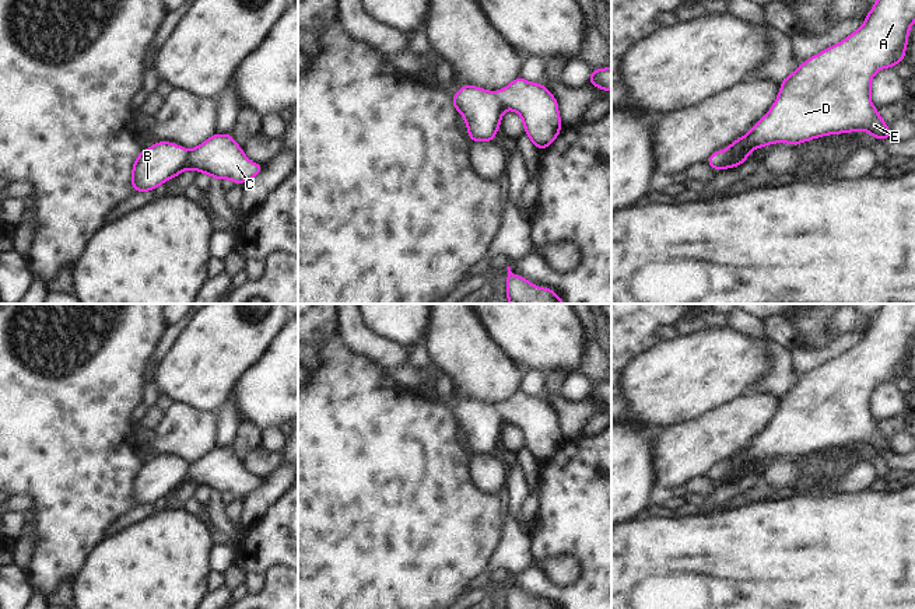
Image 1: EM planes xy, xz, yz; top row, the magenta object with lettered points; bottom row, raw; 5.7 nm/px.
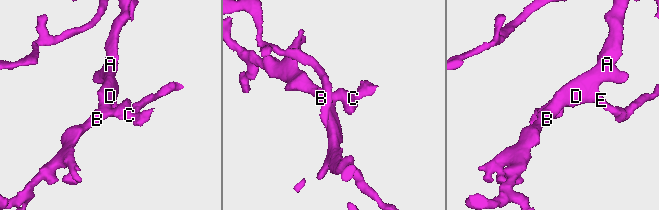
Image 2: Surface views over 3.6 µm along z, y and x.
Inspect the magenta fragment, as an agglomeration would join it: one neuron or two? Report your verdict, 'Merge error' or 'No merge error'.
No merge error.

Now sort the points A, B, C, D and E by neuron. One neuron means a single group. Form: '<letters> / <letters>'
A B C D E

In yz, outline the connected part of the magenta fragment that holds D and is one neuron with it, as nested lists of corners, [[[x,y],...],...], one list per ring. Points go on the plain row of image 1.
[[[884,304],[867,326],[865,337],[842,356],[827,361],[821,367],[807,372],[795,386],[789,388],[781,398],[779,409],[769,426],[743,451],[733,455],[726,463],[714,466],[707,477],[716,484],[743,477],[749,466],[769,456],[799,458],[814,451],[832,447],[851,447],[852,444],[867,444],[873,451],[884,454],[891,449],[890,441],[879,430],[870,416],[870,395],[881,381],[893,382],[897,375],[904,377],[908,357],[909,340],[915,336],[915,304]]]

